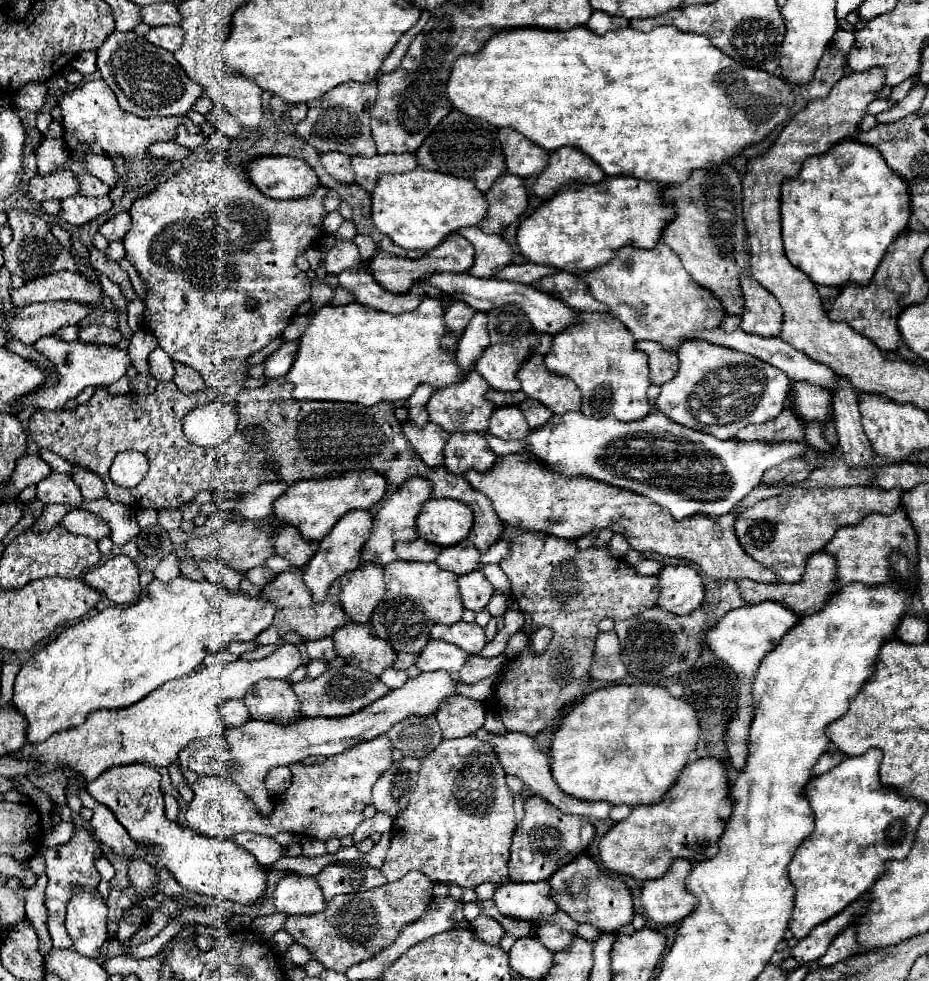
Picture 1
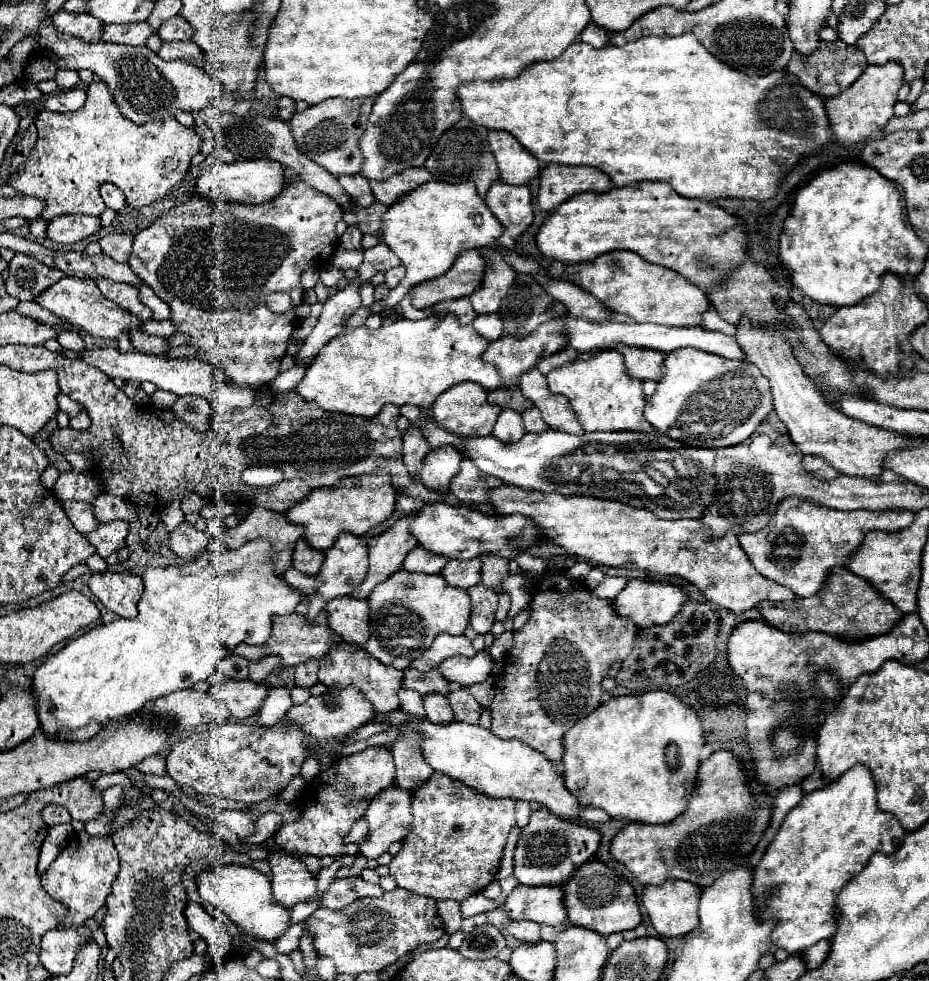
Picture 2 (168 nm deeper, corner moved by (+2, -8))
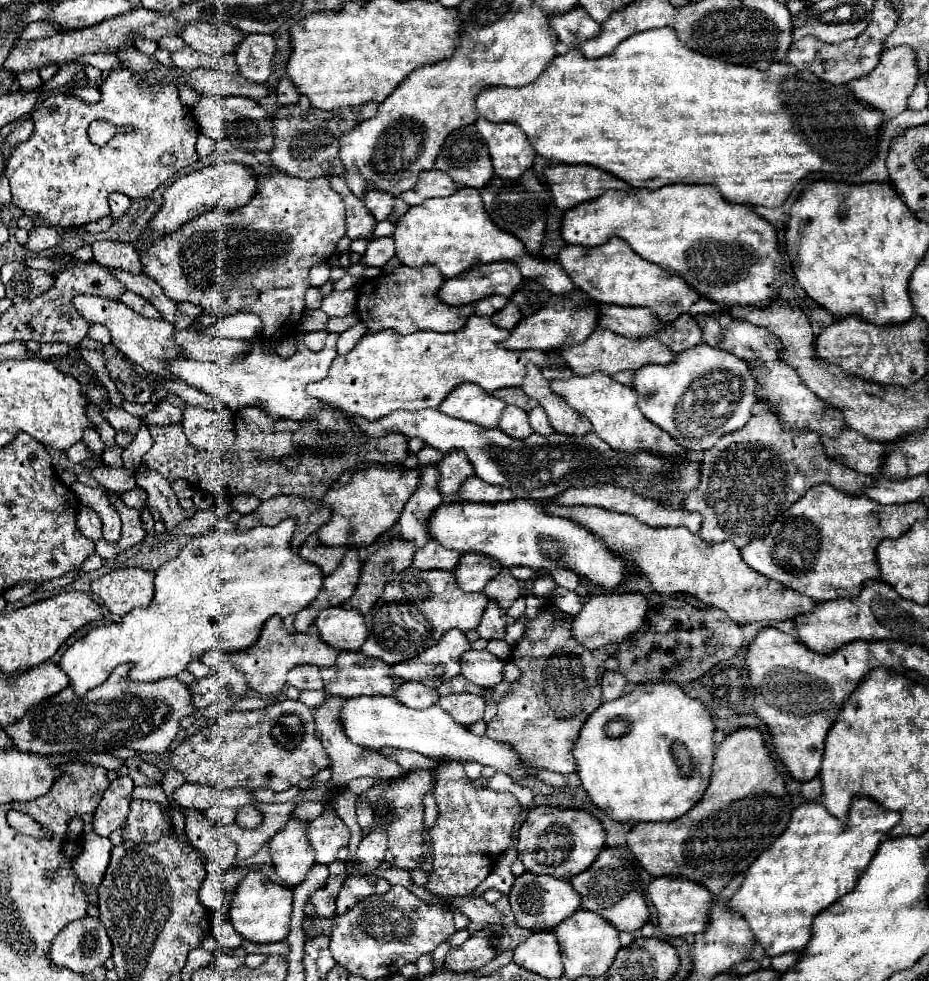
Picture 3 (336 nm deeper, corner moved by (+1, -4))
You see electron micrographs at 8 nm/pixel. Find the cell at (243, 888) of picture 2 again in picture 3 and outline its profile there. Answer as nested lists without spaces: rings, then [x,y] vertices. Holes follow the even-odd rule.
[[[249,870],[247,876],[237,884],[233,892],[233,902],[229,918],[233,928],[251,942],[281,942],[289,934],[293,890],[271,882],[261,870]]]

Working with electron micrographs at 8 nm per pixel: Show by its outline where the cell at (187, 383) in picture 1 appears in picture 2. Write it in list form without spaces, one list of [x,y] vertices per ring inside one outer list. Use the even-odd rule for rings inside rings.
[[[180,396],[176,400],[176,404],[172,406],[174,414],[178,414],[178,418],[182,422],[186,422],[192,430],[196,430],[198,434],[208,436],[212,432],[210,422],[212,422],[212,408],[206,402],[206,398],[198,398],[198,396]]]

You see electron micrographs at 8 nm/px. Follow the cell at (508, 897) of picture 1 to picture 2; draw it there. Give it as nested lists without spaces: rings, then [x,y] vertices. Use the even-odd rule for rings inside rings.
[[[518,884],[506,898],[504,910],[512,920],[532,920],[550,926],[558,926],[566,920],[566,908],[562,908],[562,886]]]

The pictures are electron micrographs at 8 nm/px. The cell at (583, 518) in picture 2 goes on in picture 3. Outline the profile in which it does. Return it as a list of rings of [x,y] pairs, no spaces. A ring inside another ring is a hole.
[[[547,502],[543,508],[551,516],[569,518],[589,528],[591,534],[595,534],[611,552],[625,558],[631,568],[641,570],[653,590],[661,594],[687,592],[707,606],[727,612],[737,624],[793,620],[795,616],[811,612],[815,606],[815,600],[783,586],[781,582],[757,574],[743,562],[741,552],[733,542],[701,542],[701,538],[687,528],[651,528],[629,514],[617,514],[595,506],[561,506],[557,502]]]

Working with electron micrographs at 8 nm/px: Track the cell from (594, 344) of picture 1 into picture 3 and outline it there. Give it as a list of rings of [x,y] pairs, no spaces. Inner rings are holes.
[[[595,370],[589,376],[571,376],[567,380],[551,380],[551,390],[559,394],[561,398],[565,398],[579,414],[583,414],[593,424],[593,432],[615,450],[631,452],[631,454],[639,450],[647,450],[647,452],[663,454],[663,456],[673,454],[673,458],[685,456],[685,450],[667,432],[659,430],[659,426],[655,426],[641,414],[637,406],[637,390],[633,390],[633,386],[619,384],[603,370]]]

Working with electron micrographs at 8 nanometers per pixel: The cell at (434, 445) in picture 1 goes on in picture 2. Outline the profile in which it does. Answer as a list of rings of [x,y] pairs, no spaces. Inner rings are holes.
[[[442,446],[438,450],[432,450],[424,458],[424,468],[420,472],[420,482],[438,492],[450,490],[450,482],[454,474],[458,474],[462,462],[462,454],[454,446]]]

